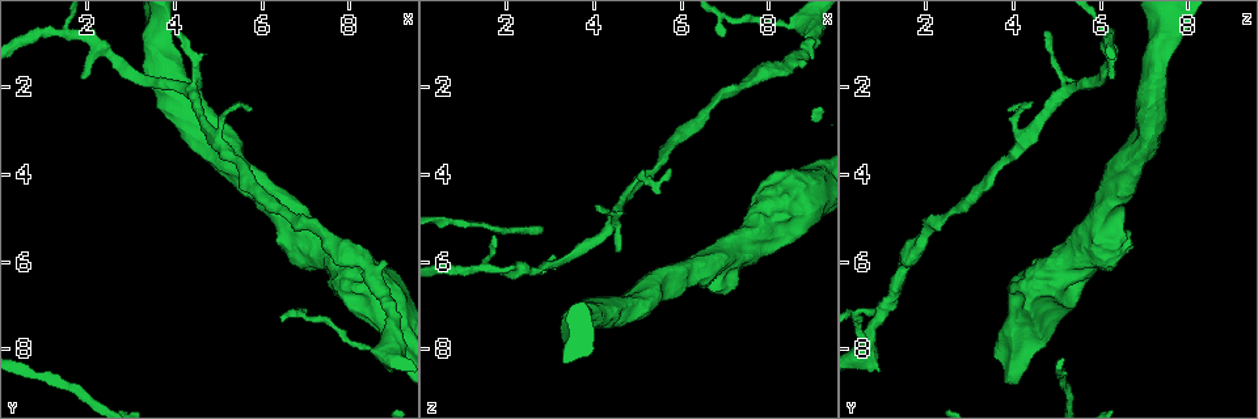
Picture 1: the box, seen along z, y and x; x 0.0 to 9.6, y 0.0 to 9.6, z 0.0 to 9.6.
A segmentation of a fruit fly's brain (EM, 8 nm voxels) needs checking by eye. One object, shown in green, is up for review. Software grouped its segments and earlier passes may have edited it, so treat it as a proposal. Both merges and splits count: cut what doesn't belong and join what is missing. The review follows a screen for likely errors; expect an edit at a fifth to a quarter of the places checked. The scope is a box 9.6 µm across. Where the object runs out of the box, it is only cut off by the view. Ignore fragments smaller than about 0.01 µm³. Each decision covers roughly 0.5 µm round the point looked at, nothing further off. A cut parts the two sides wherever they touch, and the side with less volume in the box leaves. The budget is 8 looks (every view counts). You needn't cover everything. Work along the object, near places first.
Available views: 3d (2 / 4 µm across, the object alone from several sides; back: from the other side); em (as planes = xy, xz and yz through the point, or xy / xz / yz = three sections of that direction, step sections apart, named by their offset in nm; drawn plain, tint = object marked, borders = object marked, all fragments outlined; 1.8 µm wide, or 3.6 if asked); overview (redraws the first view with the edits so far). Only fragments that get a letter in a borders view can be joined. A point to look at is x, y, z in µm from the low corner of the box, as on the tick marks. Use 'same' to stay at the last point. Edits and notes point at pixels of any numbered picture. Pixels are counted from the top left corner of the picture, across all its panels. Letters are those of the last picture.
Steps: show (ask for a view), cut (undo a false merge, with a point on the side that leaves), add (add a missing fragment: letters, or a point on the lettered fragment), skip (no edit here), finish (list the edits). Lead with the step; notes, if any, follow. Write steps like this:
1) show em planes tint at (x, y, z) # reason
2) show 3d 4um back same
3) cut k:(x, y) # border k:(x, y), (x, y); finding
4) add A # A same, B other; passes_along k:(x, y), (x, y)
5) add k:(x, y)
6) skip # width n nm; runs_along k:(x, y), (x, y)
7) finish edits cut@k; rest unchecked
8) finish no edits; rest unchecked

show em 3.6um planes borders at (4.65, 2.00, 5.85) # an open end

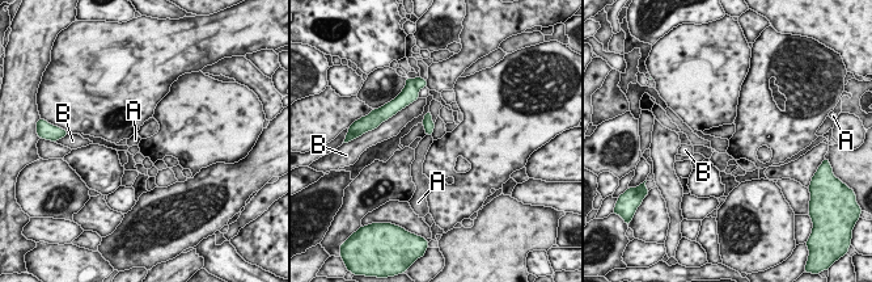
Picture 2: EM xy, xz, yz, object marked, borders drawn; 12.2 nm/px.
skip # A other, B other; border 2:(426, 134), (431, 135); none of them fits

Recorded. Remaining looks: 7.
show em 3.6um xz step 16 borders at (5.80, 2.50, 3.90) # branch stops here

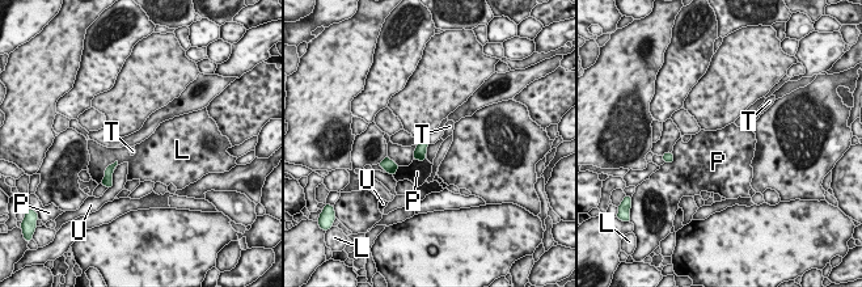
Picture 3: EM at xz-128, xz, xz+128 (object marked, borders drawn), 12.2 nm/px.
skip # L other, P other, T other, U other; border 3:(426, 155), (422, 160), (413, 160); none of them fits

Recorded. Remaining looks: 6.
show em 3.6um xy step 8 borders at (7.00, 7.15, 0.80) # thin end

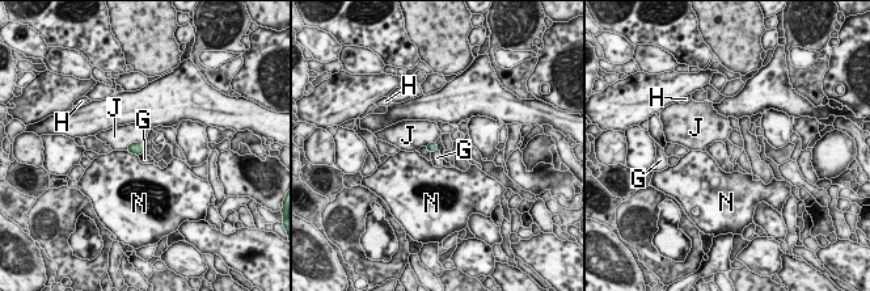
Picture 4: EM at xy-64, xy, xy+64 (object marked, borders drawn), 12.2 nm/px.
show em 3.6um planes borders same # another direction

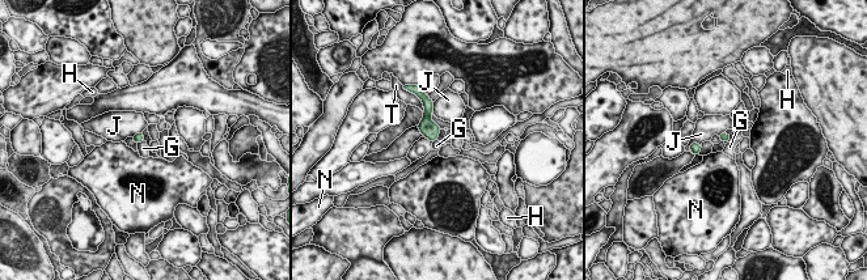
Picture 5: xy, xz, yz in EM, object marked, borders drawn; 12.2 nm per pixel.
skip # G other, H other, J other, N other, T other; border 5:(143, 139), (138, 144); none of them fits

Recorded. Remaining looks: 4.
finish no edits; rest unchecked

